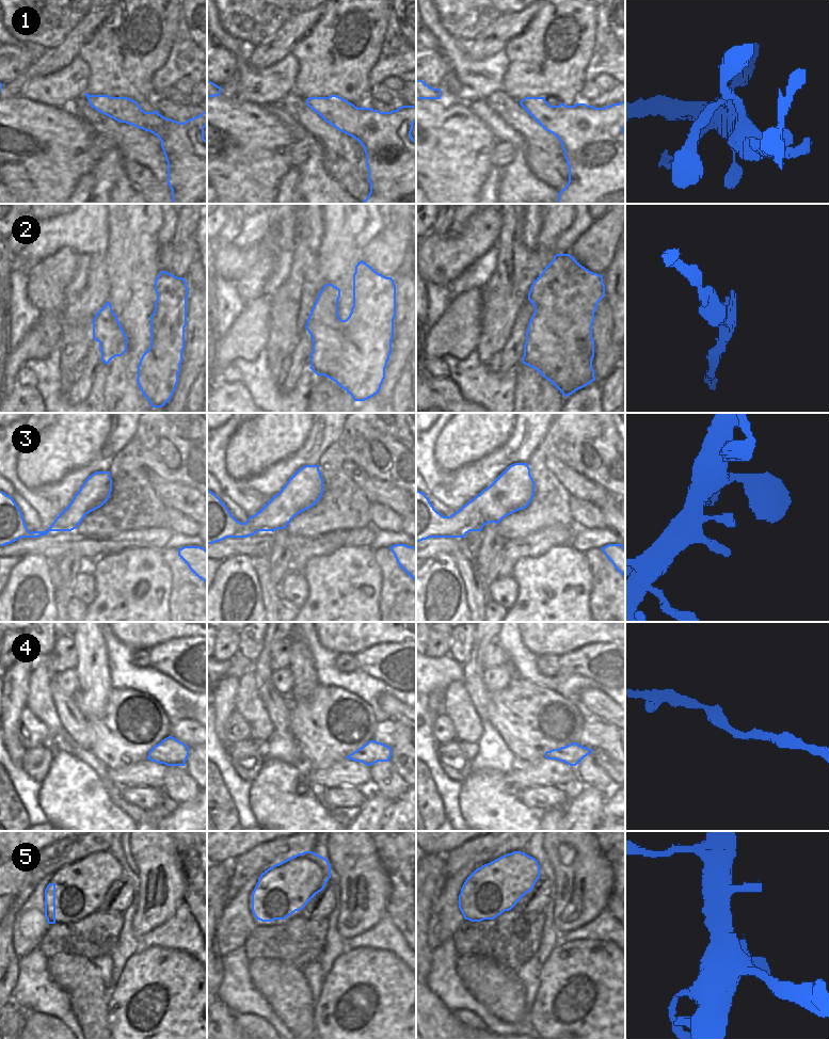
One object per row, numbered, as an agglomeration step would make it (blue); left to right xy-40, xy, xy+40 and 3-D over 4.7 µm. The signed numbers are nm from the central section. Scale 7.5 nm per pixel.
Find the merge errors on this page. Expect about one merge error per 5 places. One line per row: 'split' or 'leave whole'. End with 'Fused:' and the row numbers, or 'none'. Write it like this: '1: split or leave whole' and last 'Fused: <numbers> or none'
1: leave whole
2: leave whole
3: leave whole
4: leave whole
5: leave whole
Fused: none

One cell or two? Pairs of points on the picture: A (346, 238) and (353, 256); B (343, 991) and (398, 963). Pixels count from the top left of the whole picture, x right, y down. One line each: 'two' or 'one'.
A: one
B: one

